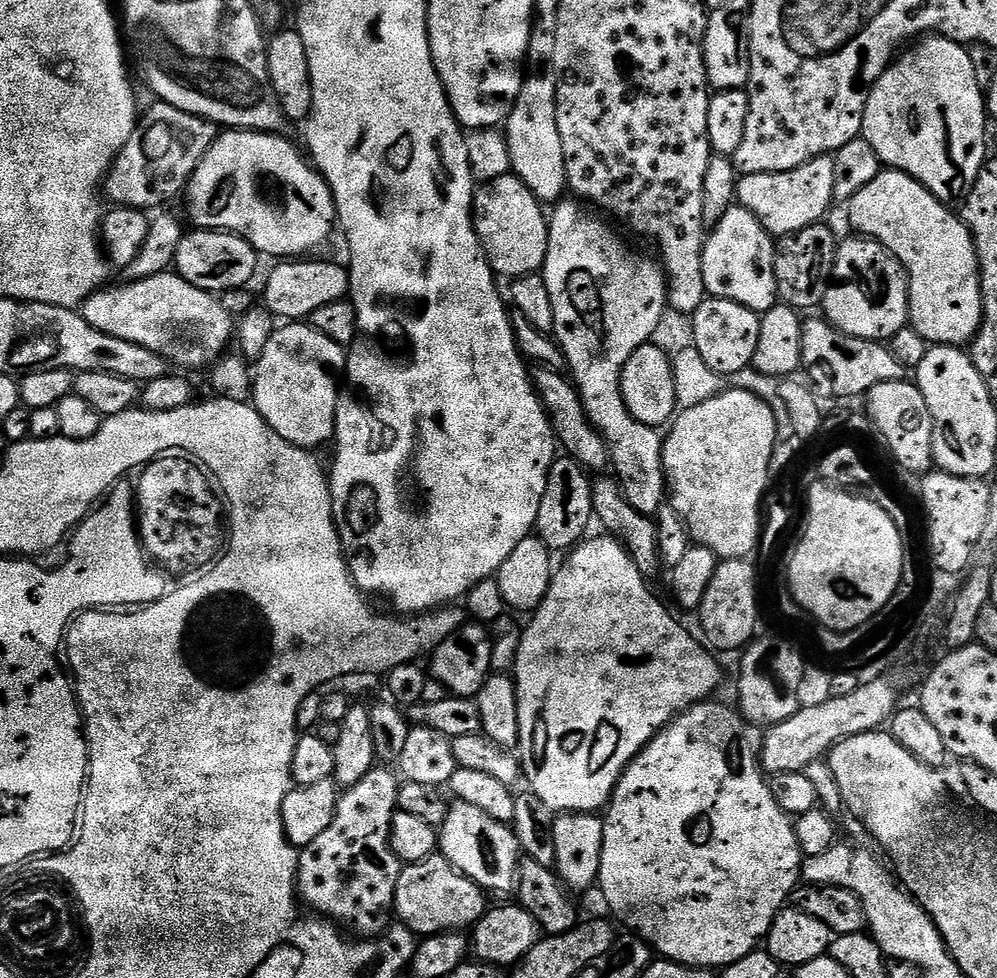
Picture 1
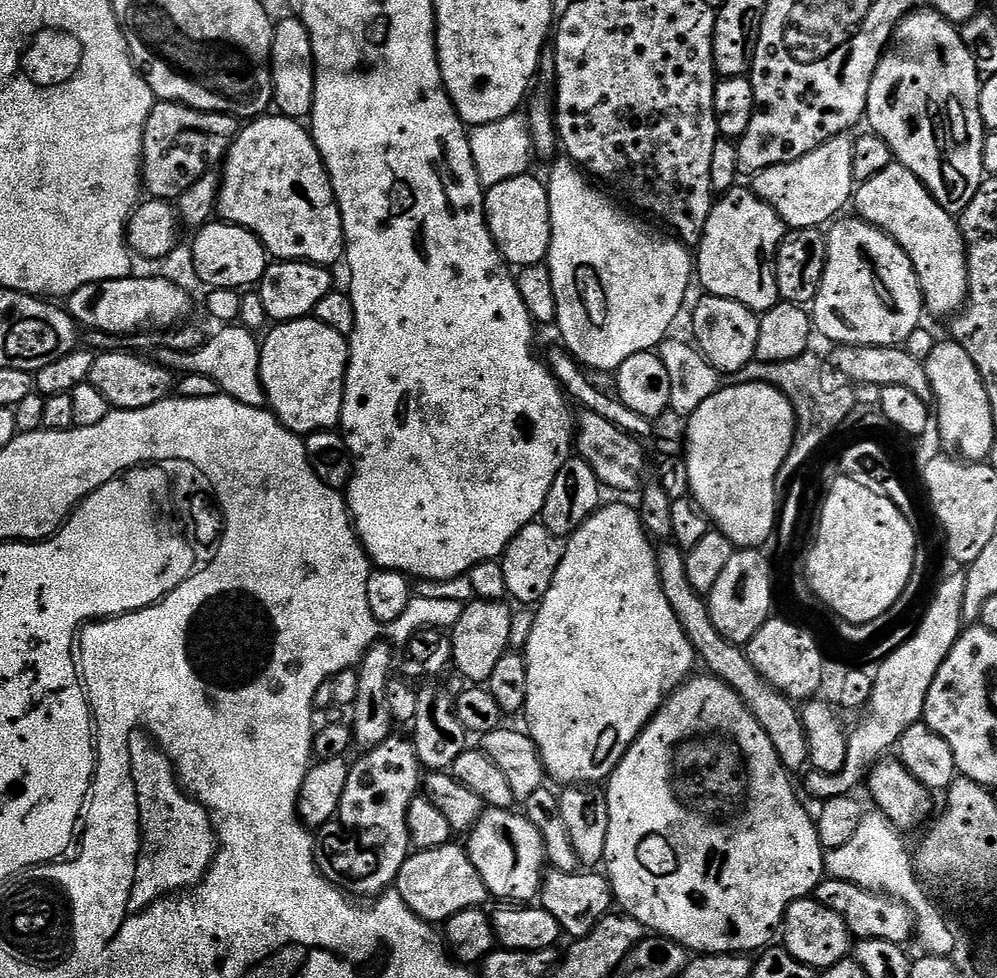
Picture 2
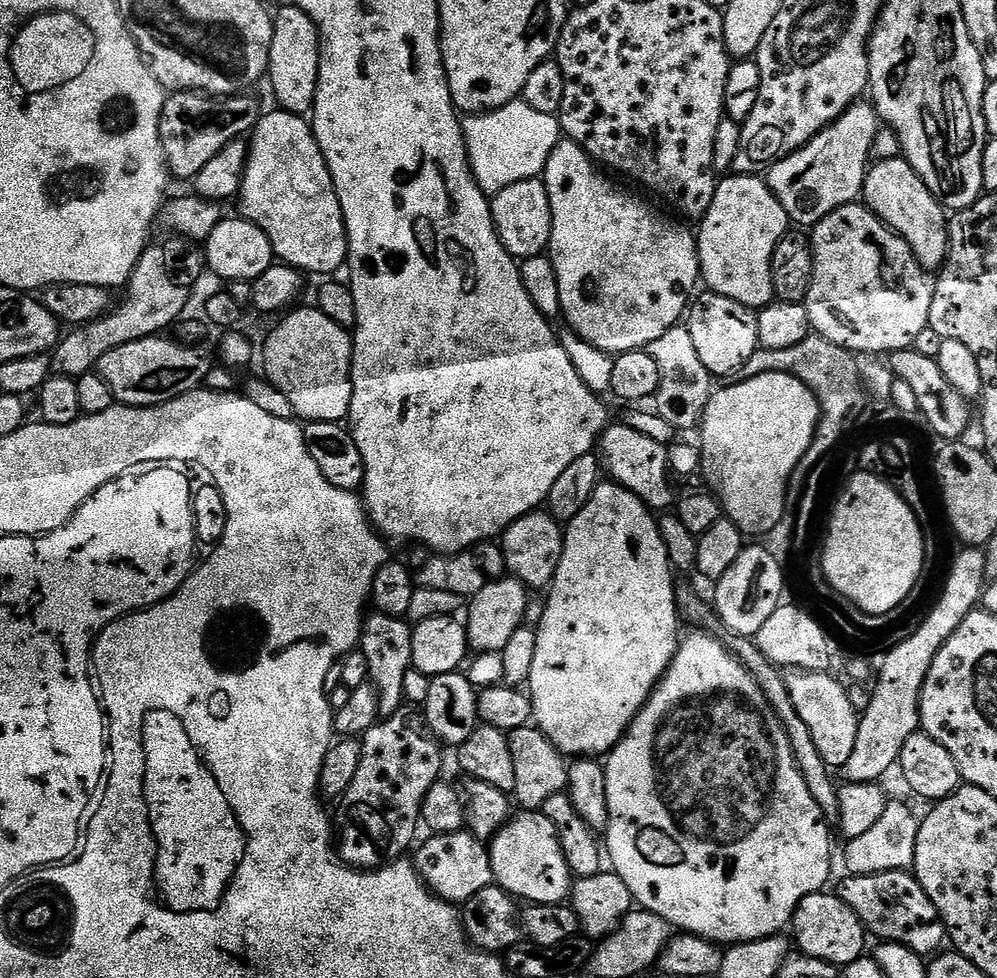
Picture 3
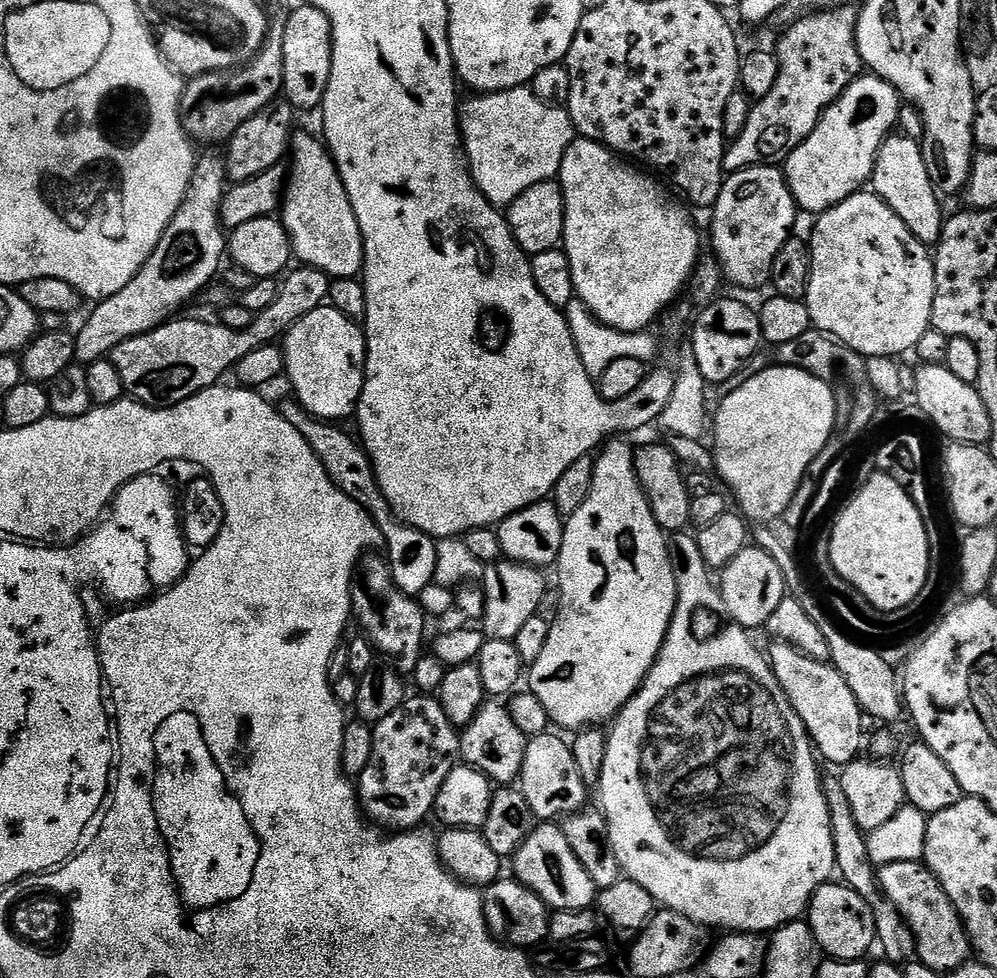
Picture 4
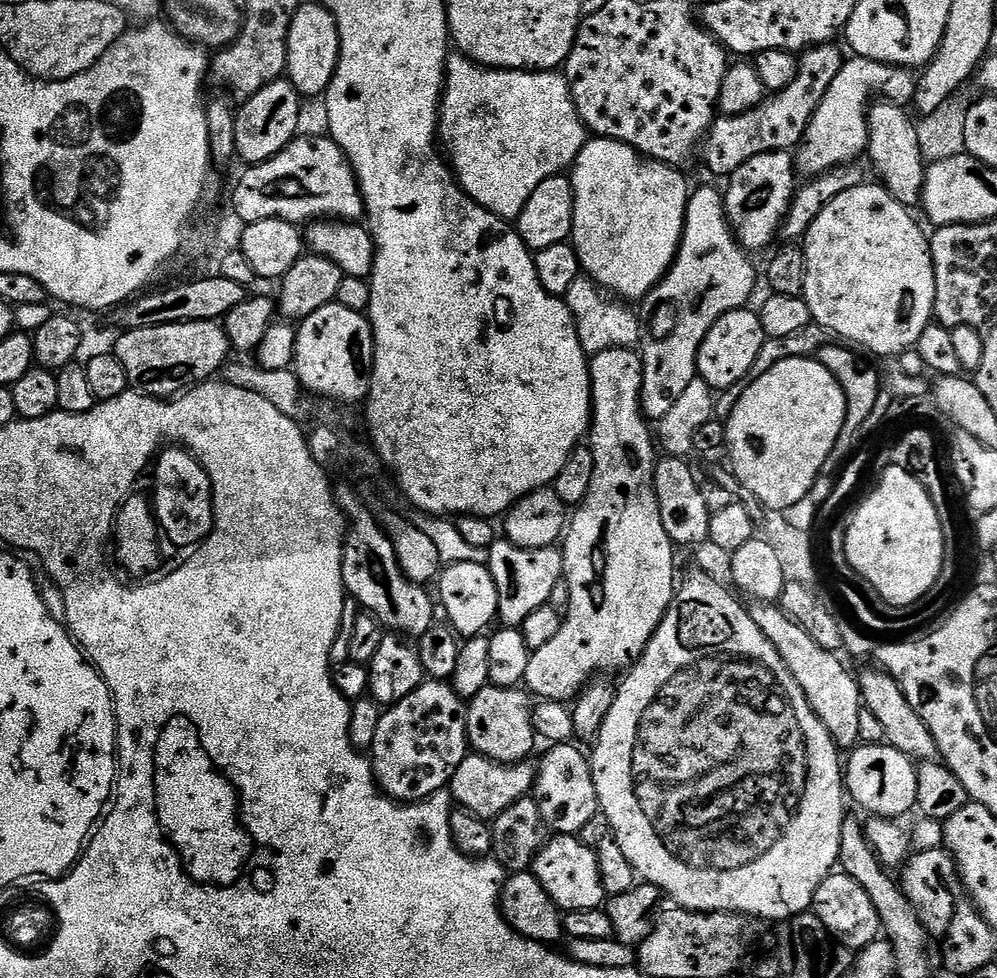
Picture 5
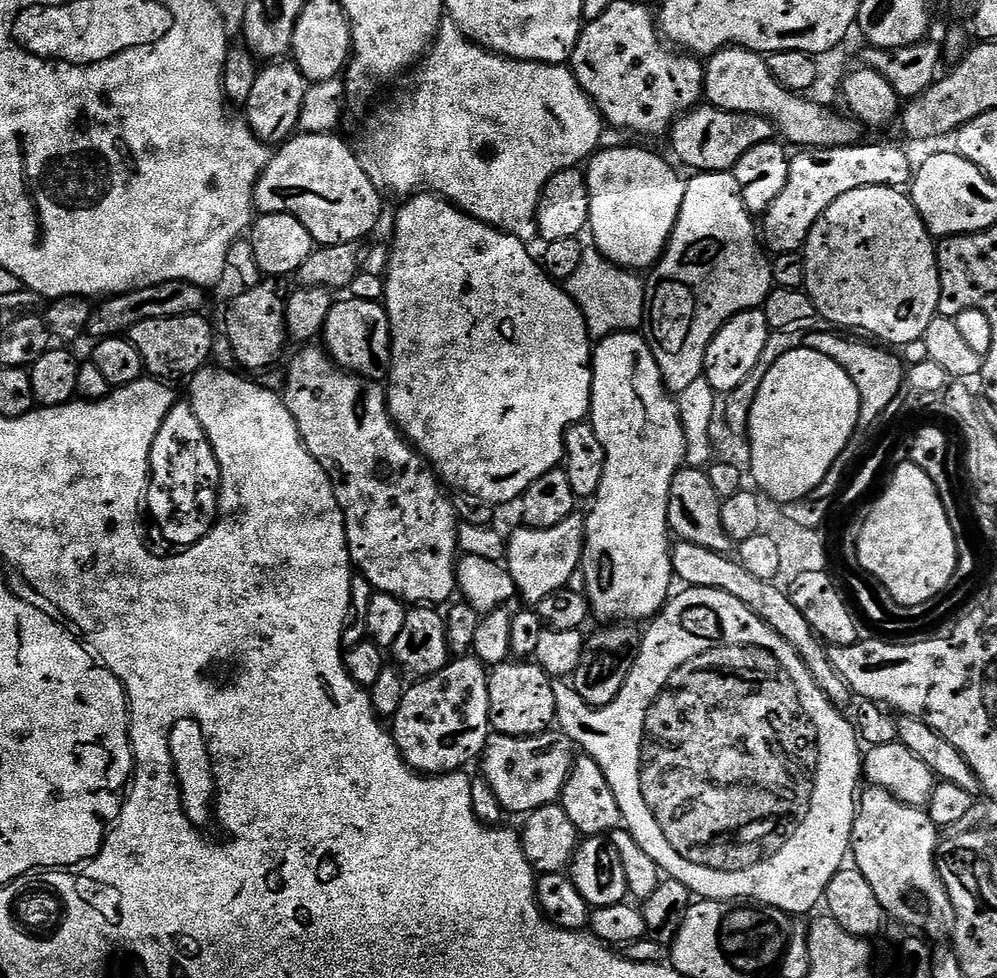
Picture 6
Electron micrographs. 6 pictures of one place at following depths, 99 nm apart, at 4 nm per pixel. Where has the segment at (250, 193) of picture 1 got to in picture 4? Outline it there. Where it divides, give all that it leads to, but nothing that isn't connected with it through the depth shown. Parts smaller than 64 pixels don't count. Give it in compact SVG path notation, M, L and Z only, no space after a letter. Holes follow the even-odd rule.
M297 131L290 140L290 160L291 156L292 172L290 168L286 176L278 216L292 244L293 257L301 265L322 270L329 278L359 277L364 270L362 230L331 152L323 139Z

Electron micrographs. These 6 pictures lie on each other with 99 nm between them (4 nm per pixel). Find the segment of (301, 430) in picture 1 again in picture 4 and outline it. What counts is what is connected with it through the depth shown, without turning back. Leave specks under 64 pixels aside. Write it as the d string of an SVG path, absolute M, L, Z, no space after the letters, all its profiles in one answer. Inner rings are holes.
M321 306L310 310L282 337L284 349L284 370L286 380L292 383L295 399L310 416L325 422L344 422L353 415L360 401L364 385L364 367L366 366L366 338L363 327L357 321L346 318L342 310L331 306Z

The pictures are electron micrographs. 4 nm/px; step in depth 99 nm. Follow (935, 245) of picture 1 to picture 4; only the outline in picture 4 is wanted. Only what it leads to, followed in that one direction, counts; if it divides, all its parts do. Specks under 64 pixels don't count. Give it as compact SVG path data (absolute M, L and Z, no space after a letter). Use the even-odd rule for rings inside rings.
M903 134L889 135L876 155L870 188L878 198L882 198L882 202L886 202L886 206L890 206L890 210L894 210L894 214L898 214L898 218L902 218L902 222L906 222L914 238L929 246L938 243L946 212L940 209L941 197L926 170L924 149L919 139Z

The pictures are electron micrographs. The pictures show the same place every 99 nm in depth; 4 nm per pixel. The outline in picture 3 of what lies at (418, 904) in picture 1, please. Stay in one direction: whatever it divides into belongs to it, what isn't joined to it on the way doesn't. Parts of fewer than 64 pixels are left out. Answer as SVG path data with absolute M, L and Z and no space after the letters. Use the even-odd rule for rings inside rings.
M467 830L450 834L432 834L429 840L415 849L416 874L424 879L429 892L453 906L467 905L478 894L478 890L493 887L492 863L489 845Z

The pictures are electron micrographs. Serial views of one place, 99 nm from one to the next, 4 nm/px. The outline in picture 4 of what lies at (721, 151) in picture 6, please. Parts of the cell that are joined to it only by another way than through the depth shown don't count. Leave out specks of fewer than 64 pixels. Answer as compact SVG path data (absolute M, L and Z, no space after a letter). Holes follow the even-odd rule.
M851 6L812 10L796 20L774 45L778 58L778 82L766 98L755 101L744 129L724 149L724 170L731 174L753 164L771 165L787 157L812 133L822 114L861 75L856 45L857 9Z

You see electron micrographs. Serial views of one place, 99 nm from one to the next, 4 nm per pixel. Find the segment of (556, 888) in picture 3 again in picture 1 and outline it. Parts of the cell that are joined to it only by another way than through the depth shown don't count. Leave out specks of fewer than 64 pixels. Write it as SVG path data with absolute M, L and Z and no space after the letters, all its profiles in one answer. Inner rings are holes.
M470 802L449 803L446 822L438 830L438 852L461 874L489 893L508 892L511 888L513 891L517 887L522 853L515 832Z

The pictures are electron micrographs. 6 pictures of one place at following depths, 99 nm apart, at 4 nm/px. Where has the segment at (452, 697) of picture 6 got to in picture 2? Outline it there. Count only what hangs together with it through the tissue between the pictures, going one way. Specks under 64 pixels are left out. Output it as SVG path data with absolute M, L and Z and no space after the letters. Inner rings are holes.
M399 734L389 736L382 746L369 748L361 756L364 757L350 767L350 778L346 778L346 791L342 793L335 818L319 833L316 864L331 884L353 897L379 898L395 885L398 870L402 870L402 862L410 855L412 839L408 833L408 811L410 802L422 788L422 765L411 739L404 737L403 740Z

